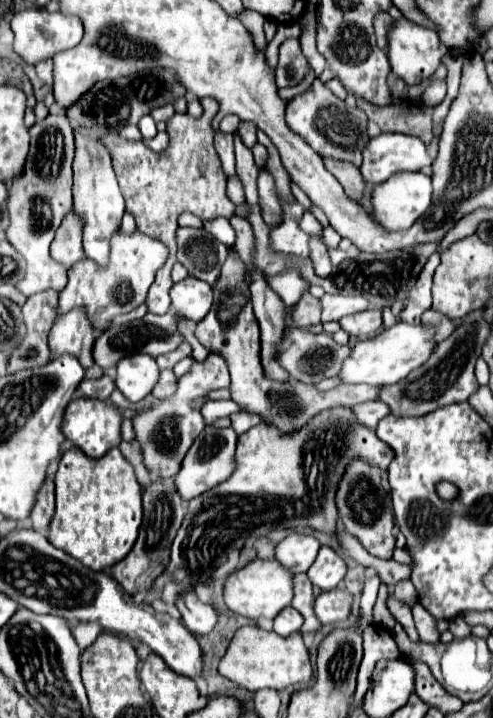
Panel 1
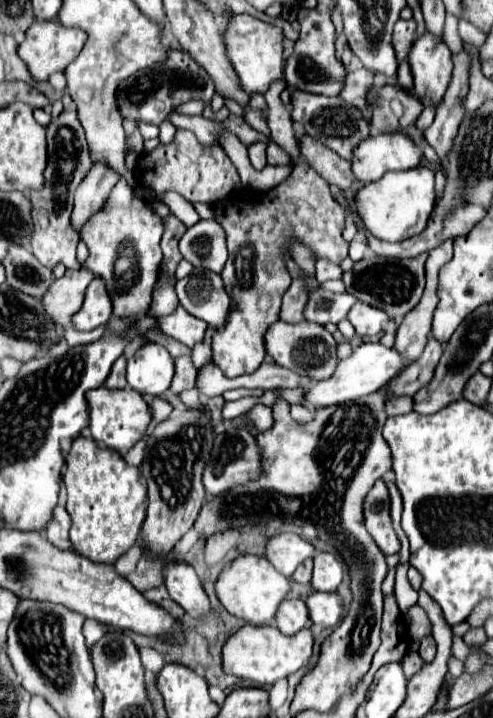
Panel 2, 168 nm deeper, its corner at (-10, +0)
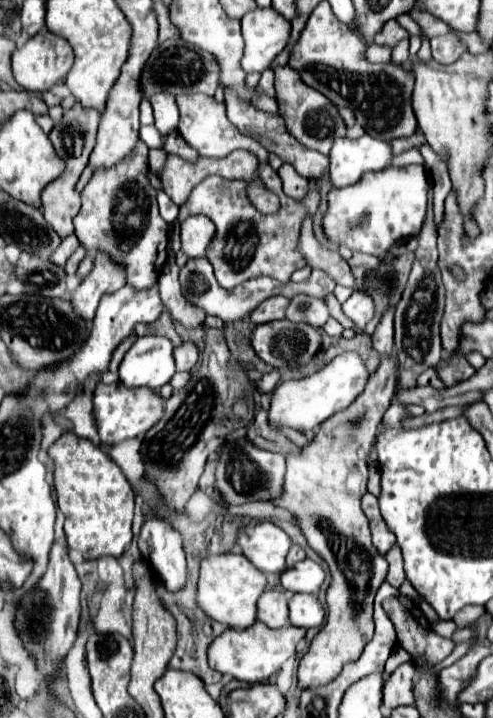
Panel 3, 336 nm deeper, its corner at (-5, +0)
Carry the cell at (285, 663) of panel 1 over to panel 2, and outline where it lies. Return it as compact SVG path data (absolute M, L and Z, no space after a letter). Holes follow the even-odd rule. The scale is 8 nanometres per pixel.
M244 625L238 633L234 633L226 641L226 647L222 649L222 665L228 675L236 675L244 681L252 681L264 687L264 685L274 685L278 679L290 677L292 673L308 665L312 657L312 647L314 641L310 629L302 629L296 635L288 637L282 635L274 625L262 625L262 627Z

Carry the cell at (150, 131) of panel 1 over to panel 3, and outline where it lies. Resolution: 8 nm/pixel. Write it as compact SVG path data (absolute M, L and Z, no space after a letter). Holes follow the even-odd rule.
M141 127L139 137L151 147L151 149L163 149L163 135L155 127Z

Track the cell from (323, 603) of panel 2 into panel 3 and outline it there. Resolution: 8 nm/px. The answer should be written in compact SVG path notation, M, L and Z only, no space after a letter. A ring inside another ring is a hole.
M293 595L289 599L289 621L295 627L319 627L325 619L325 611L315 595Z

